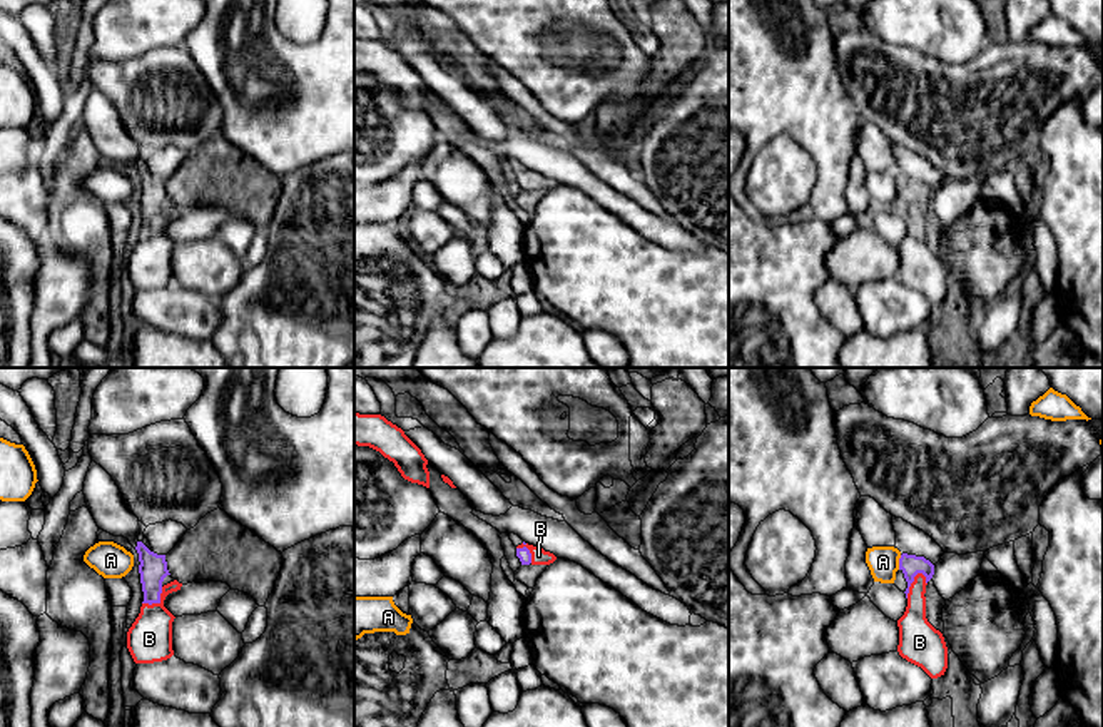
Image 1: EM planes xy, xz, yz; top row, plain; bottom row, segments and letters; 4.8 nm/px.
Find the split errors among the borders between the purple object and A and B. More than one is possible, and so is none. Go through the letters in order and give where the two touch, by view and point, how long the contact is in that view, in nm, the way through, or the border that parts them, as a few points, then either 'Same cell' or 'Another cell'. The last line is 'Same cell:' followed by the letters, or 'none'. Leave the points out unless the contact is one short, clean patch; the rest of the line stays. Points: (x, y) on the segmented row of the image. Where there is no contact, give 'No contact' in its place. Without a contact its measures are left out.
A: Touches purple at yz (899, 562). Shared border 70 nm. Another cell
B: Touches purple at yz (911, 582). Shared border 150 nm. Same cell
Same cell: B

